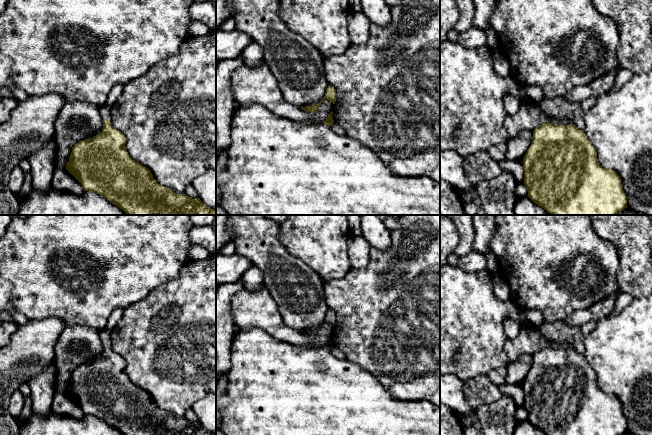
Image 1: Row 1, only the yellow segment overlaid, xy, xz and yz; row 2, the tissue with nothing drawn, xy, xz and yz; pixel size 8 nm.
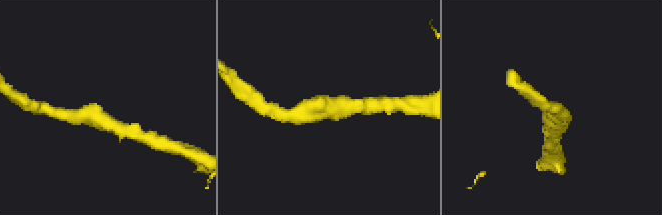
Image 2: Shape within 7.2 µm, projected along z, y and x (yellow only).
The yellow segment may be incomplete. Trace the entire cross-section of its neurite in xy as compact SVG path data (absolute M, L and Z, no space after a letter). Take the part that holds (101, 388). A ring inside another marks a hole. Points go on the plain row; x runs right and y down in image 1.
M99 330L102 356L76 367L66 387L66 393L81 407L84 415L101 419L123 435L216 435L202 427L200 422L192 423L158 408L147 391L129 380L125 373L125 359L111 349L110 334L111 331Z

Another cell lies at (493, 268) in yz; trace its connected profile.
M491 253L486 256L487 260L487 267L486 270L493 276L499 276L500 275L500 266L499 266L499 260L497 256L494 253Z

